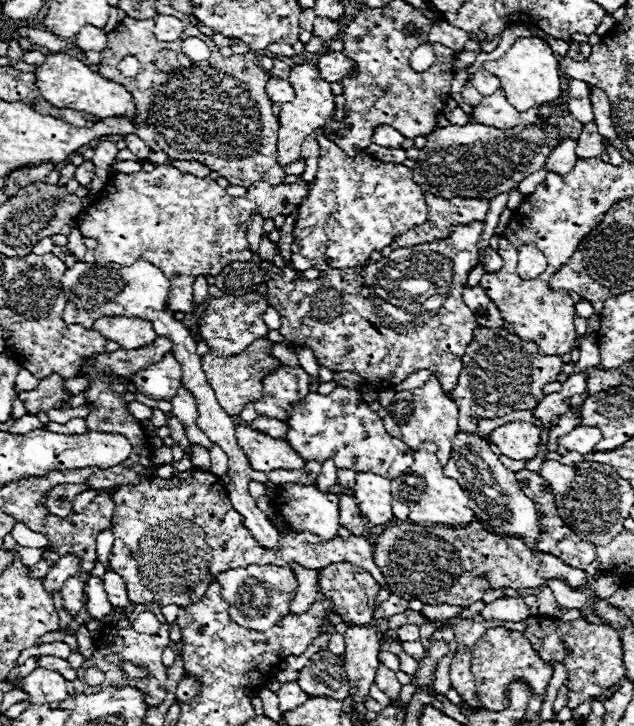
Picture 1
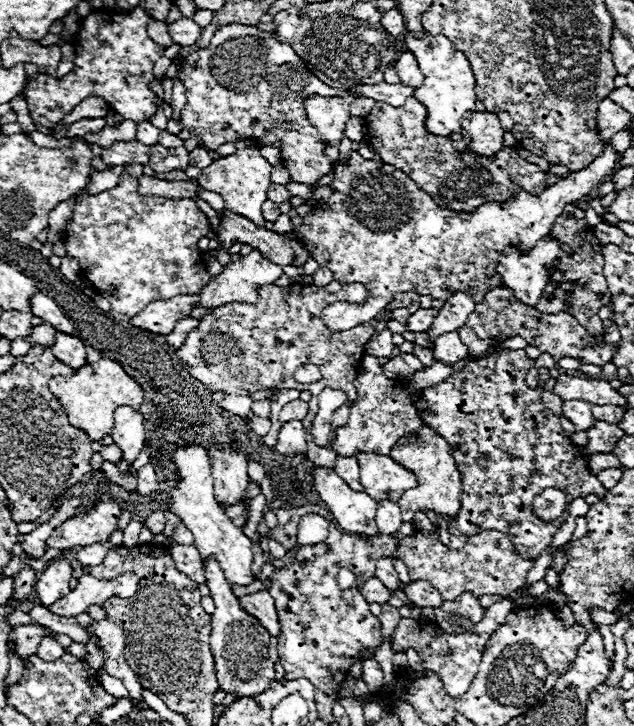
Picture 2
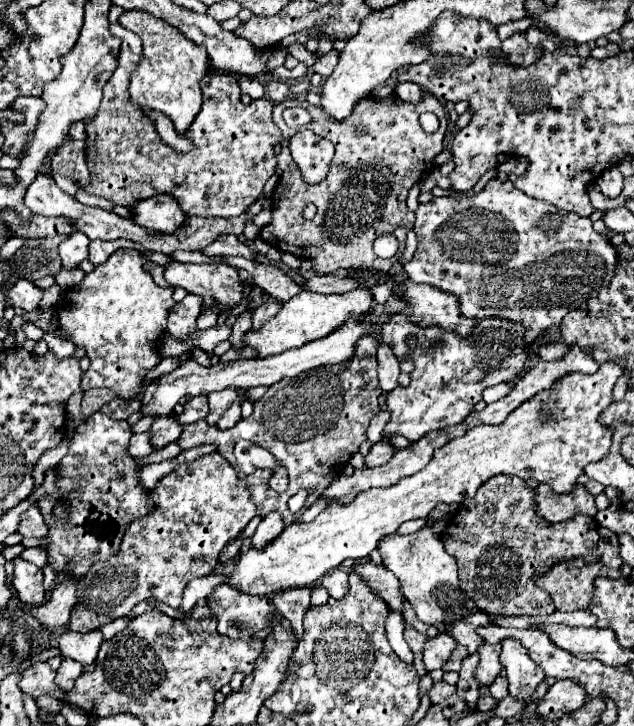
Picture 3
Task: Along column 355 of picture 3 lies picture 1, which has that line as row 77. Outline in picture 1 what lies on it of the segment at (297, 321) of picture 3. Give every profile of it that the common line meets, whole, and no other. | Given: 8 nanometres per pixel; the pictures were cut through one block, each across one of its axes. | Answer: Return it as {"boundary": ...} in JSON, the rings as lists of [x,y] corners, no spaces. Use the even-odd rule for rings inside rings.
{"boundary":[[[300,64],[294,66],[290,72],[290,84],[296,90],[296,98],[290,104],[282,104],[282,110],[278,114],[280,120],[280,132],[278,132],[278,160],[280,164],[290,164],[300,158],[300,148],[306,136],[328,122],[328,118],[334,114],[334,94],[330,90],[330,84],[320,78],[320,70],[316,64]]]}

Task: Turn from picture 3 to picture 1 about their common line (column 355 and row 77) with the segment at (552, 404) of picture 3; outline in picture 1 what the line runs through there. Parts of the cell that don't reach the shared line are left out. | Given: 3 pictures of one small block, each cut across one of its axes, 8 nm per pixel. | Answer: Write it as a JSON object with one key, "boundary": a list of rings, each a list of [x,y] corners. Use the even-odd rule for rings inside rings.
{"boundary":[[[518,38],[502,58],[484,62],[482,68],[486,72],[492,72],[494,76],[500,76],[500,82],[504,84],[502,90],[506,92],[508,102],[516,106],[520,112],[526,112],[534,106],[542,106],[560,96],[558,62],[552,50],[546,46],[546,42],[540,38]]]}

